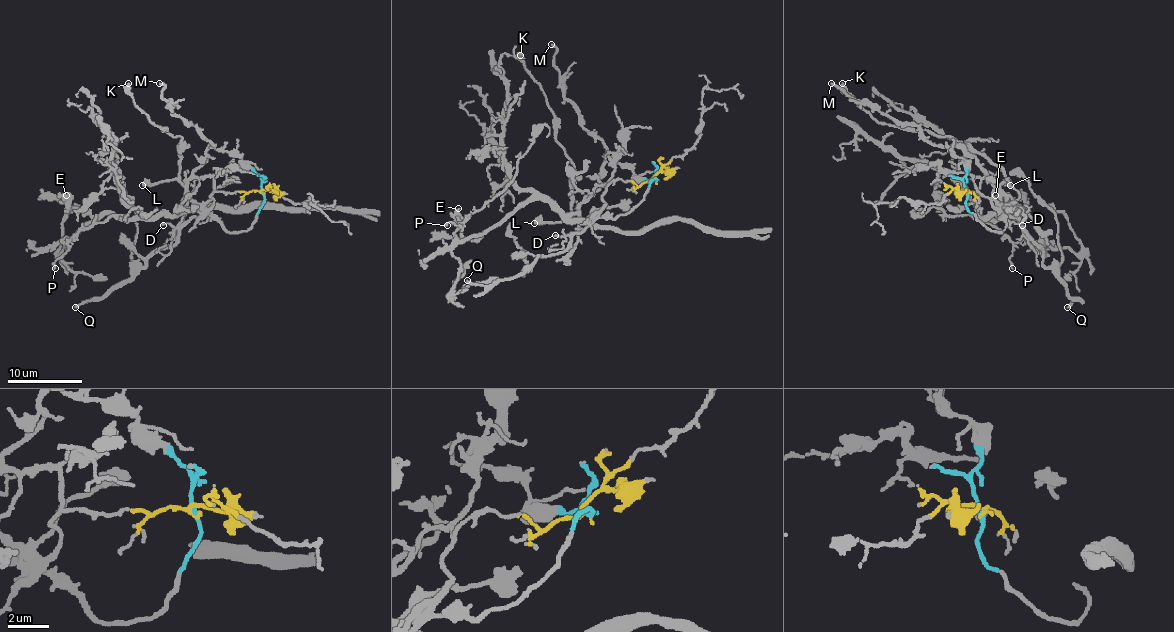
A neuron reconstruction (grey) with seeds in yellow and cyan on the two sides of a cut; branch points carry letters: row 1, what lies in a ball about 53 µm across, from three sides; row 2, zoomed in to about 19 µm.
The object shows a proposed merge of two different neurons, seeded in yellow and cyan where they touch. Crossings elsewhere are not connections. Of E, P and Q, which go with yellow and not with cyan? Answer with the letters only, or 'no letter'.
E, P

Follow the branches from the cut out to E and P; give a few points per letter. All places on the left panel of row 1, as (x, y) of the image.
E: (262, 191), (223, 193), (211, 176), (193, 178), (174, 214), (147, 217), (89, 216), (68, 208), (67, 195)
P: (262, 191), (223, 193), (211, 176), (193, 178), (172, 216), (106, 214), (63, 240), (68, 246), (55, 268)

